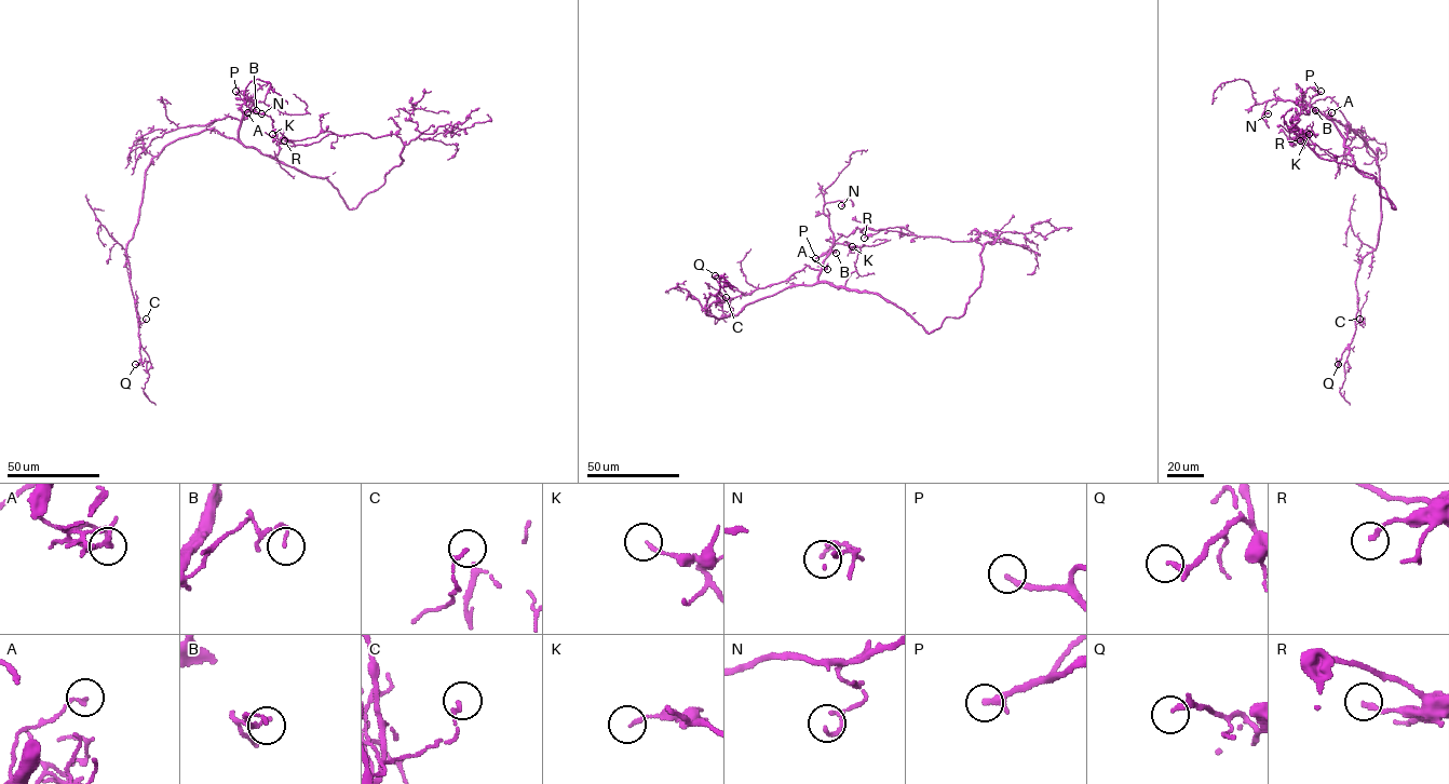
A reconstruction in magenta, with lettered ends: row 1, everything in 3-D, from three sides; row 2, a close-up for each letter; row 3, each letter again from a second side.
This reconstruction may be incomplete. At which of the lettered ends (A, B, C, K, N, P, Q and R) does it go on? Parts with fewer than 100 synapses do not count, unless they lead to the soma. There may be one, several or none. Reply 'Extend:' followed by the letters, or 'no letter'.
Extend: no letter

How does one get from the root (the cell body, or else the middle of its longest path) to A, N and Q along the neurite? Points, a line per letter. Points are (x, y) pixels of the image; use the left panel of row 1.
A: (266, 156), (245, 147), (239, 138), (240, 121), (247, 112)
N: (266, 156), (245, 147), (239, 137), (240, 122), (253, 105), (243, 99), (253, 111), (261, 113)
Q: (266, 156), (205, 129), (170, 143), (151, 159), (138, 222), (126, 249), (141, 361), (135, 364)

